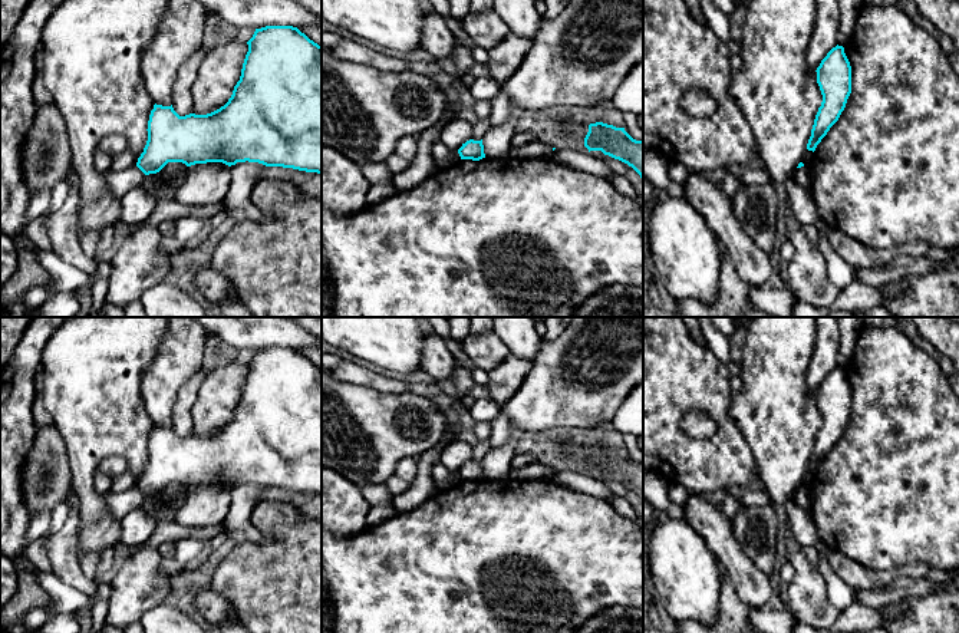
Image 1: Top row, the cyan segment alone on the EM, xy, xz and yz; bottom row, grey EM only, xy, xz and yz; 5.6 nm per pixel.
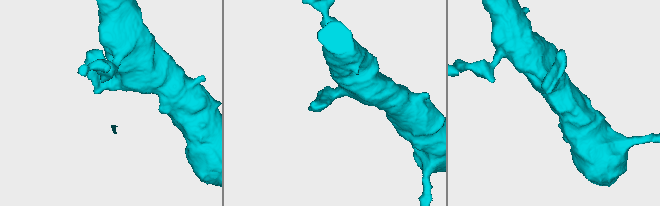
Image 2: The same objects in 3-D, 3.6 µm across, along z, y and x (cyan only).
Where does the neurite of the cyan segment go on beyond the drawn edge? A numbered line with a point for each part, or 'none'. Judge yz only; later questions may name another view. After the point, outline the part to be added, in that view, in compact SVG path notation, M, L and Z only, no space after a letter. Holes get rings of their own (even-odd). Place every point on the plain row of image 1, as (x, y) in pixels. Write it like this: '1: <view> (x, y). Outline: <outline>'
none

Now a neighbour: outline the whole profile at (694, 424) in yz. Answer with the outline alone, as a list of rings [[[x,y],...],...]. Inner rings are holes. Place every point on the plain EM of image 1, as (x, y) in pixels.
[[[686,412],[680,421],[680,429],[693,438],[712,438],[716,432],[715,421],[702,412]]]

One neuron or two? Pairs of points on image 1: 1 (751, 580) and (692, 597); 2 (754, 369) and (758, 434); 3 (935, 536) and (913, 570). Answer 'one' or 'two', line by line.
1: two
2: one
3: two

